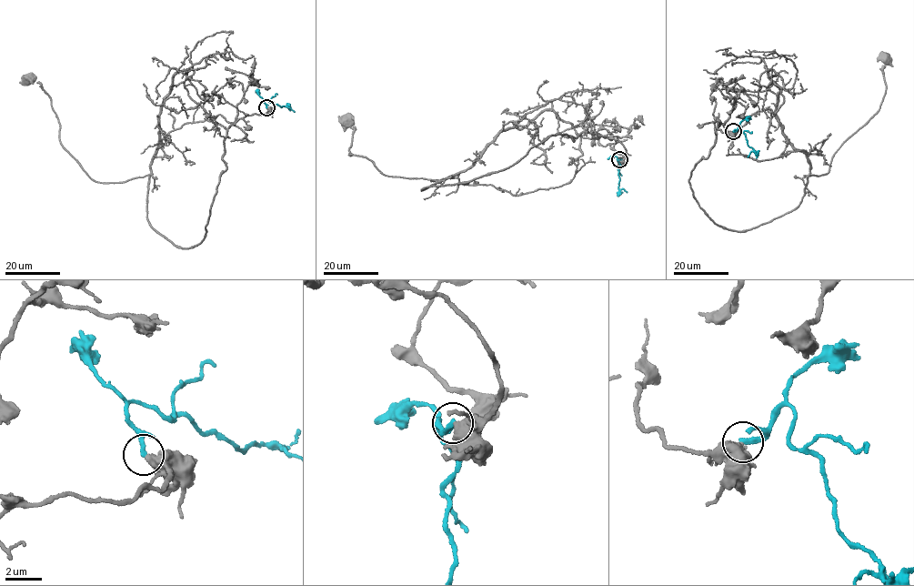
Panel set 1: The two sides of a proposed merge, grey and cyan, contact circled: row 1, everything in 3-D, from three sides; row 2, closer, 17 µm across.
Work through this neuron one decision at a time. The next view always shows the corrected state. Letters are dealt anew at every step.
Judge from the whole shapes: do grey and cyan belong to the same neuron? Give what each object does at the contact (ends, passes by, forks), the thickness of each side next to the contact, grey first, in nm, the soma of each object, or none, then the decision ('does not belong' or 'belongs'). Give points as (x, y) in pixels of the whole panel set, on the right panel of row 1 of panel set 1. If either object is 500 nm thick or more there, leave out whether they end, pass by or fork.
600/280 nm | grey (885, 58) | cyan none | does not belong

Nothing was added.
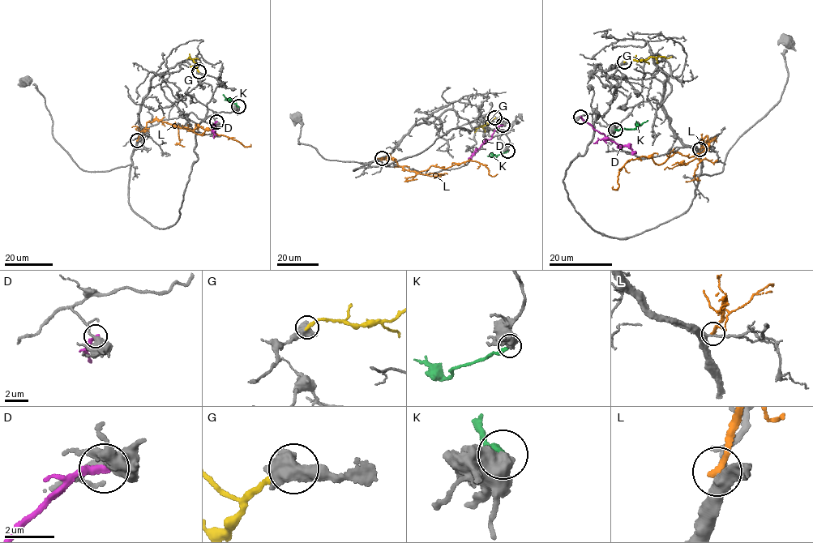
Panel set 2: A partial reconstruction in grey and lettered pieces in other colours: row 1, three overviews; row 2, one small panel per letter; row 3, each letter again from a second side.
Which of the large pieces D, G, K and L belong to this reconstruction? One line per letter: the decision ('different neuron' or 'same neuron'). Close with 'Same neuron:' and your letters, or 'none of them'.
D: different neuron
G: different neuron
K: same neuron
L: different neuron
Same neuron: K

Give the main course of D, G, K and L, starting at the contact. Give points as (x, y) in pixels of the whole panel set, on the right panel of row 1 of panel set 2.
D: (581, 117), (608, 138), (636, 153)
G: (624, 61), (653, 56), (672, 57)
K: (614, 130), (635, 129), (648, 120)
L: (699, 149), (707, 136), (707, 148), (691, 157), (677, 151), (659, 165), (631, 159), (613, 186)

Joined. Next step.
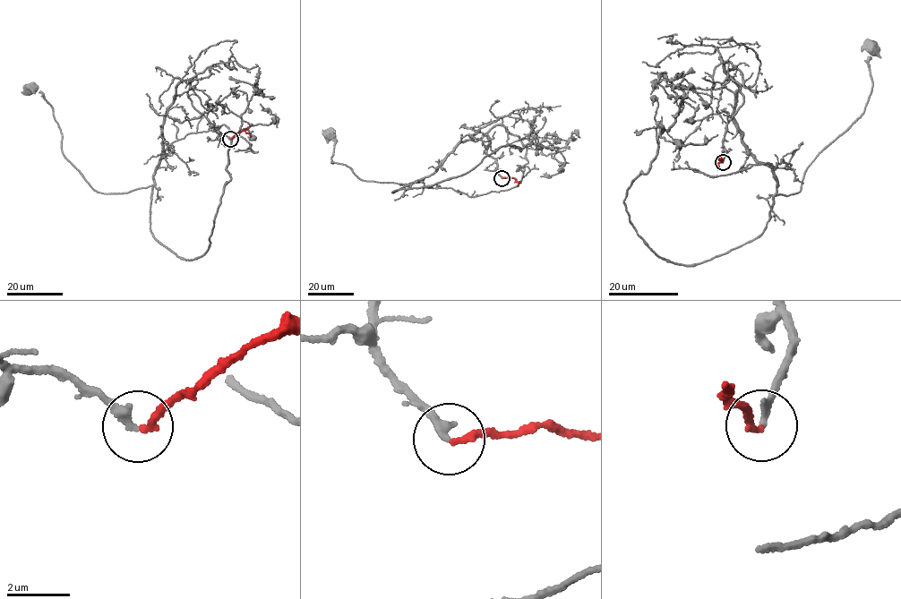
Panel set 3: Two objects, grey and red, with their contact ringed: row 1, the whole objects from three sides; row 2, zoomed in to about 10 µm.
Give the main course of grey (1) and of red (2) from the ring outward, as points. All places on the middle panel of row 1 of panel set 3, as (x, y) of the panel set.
1: (502, 178), (485, 154), (485, 134), (459, 143), (437, 169), (407, 185), (361, 179), (331, 162), (330, 134)
2: (502, 178), (515, 179), (518, 185)

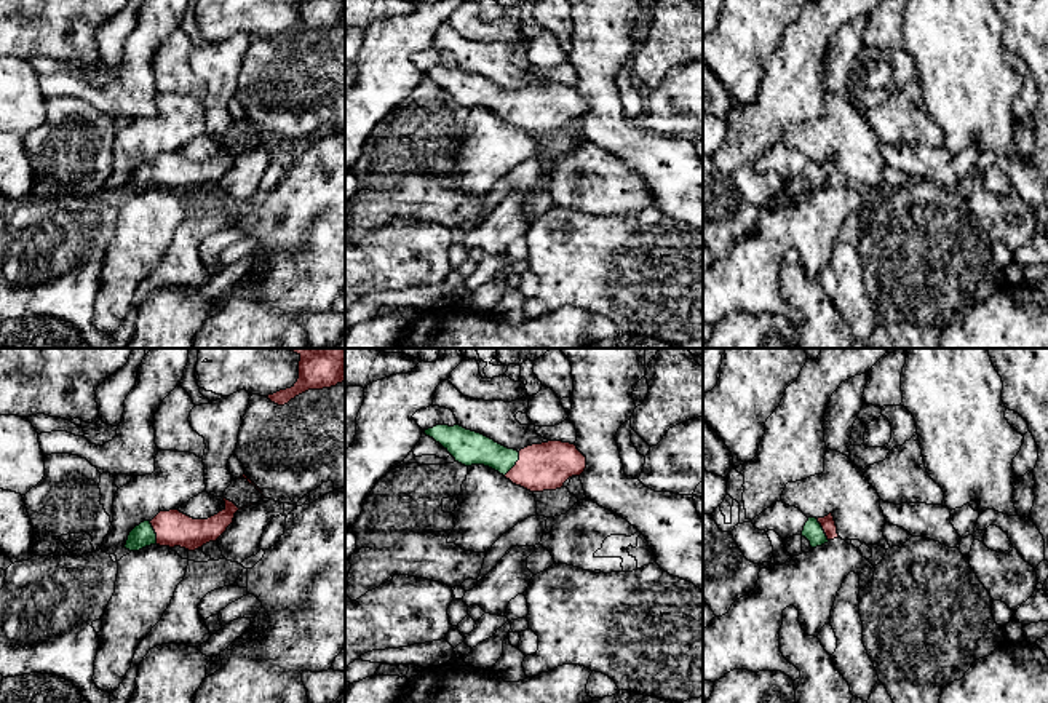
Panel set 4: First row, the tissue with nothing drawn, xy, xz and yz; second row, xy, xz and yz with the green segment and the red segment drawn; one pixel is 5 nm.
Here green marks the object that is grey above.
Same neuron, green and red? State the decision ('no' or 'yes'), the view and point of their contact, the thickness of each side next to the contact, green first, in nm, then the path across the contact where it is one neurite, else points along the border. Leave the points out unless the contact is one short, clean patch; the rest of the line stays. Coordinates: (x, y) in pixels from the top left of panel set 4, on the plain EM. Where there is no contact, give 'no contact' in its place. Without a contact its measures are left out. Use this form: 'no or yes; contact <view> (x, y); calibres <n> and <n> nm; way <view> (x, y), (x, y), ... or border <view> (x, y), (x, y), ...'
yes; contact xy (154, 174); calibres 120 and 180 nm; way xy (142, 178), (154, 174), (173, 170)

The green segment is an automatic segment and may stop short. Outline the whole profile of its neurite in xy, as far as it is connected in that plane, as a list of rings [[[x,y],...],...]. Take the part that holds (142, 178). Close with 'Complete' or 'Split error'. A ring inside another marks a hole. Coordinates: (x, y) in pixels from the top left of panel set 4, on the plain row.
[[[224,141],[225,150],[208,161],[193,161],[179,152],[160,153],[152,163],[136,168],[123,190],[139,193],[150,187],[181,189],[195,193],[209,184],[216,184],[233,165],[238,150]]]. Split error

